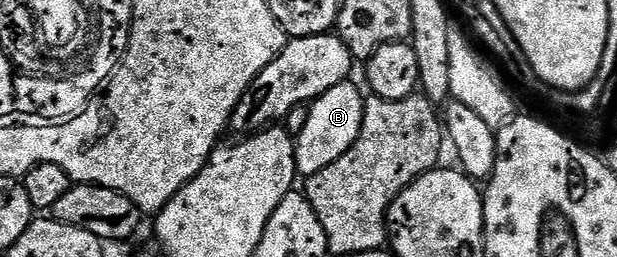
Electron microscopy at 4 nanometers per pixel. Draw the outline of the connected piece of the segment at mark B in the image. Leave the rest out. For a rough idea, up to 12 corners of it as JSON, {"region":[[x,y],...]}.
{"region":[[337,84],[295,139],[300,176],[321,173],[361,133],[365,95]]}

